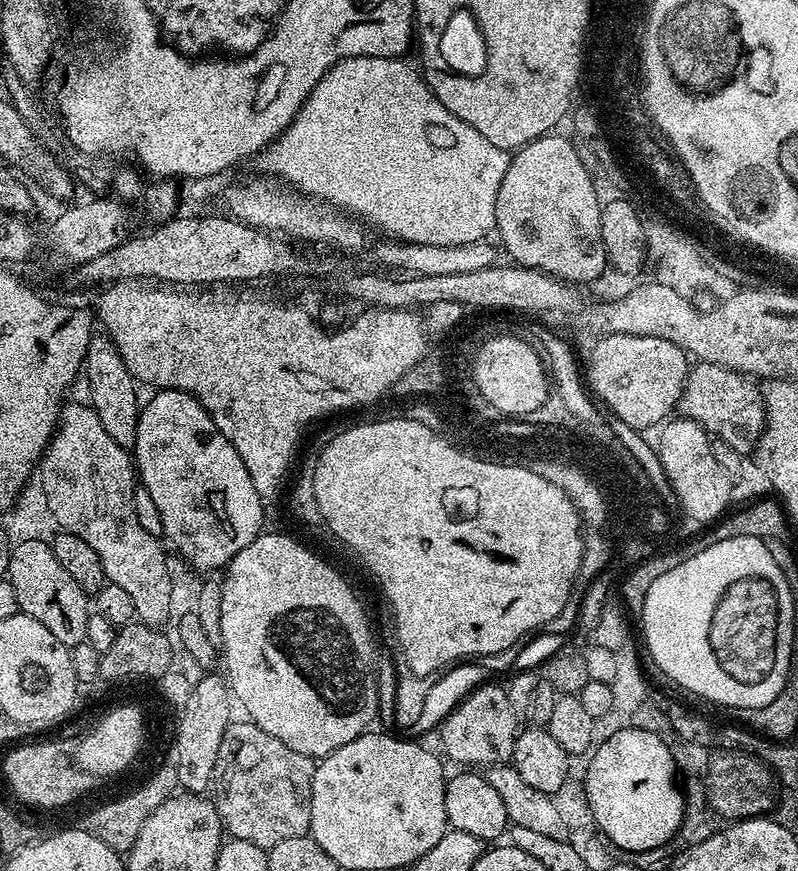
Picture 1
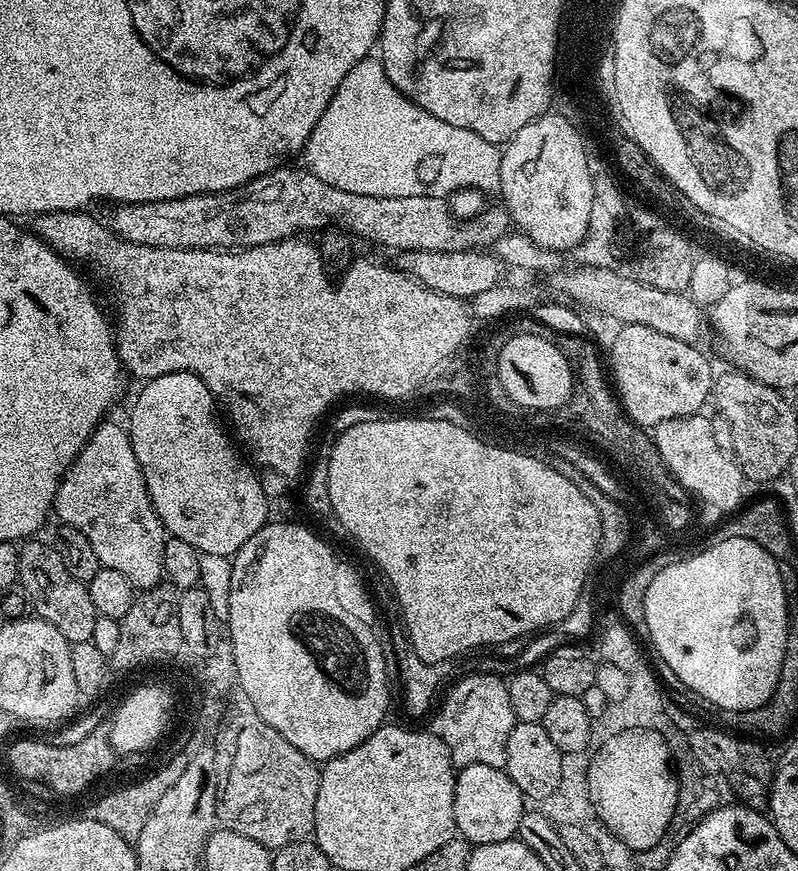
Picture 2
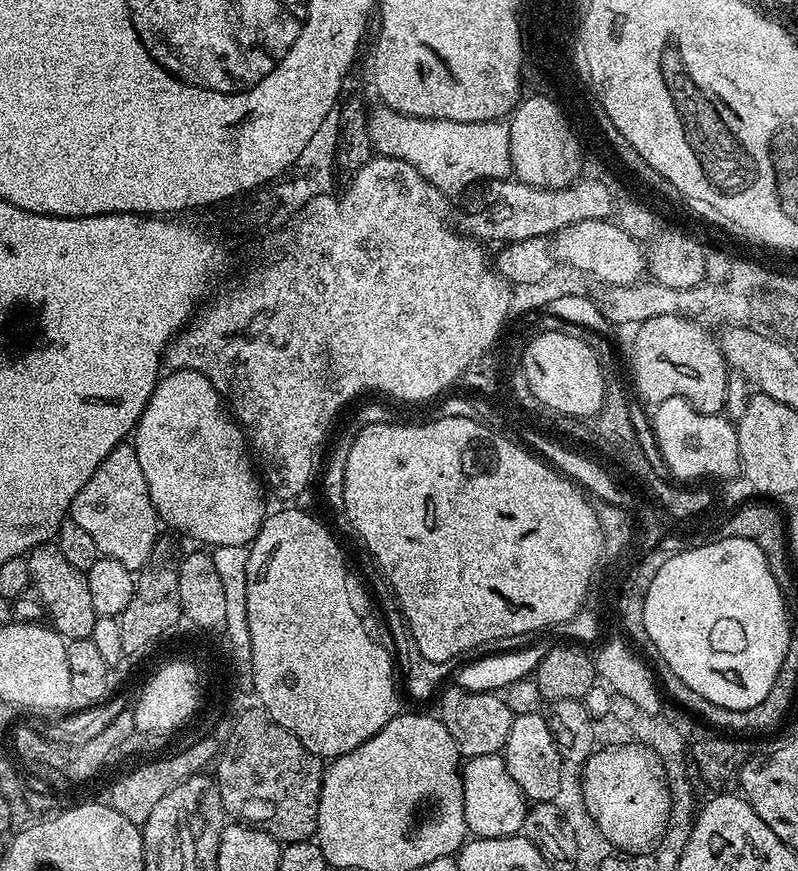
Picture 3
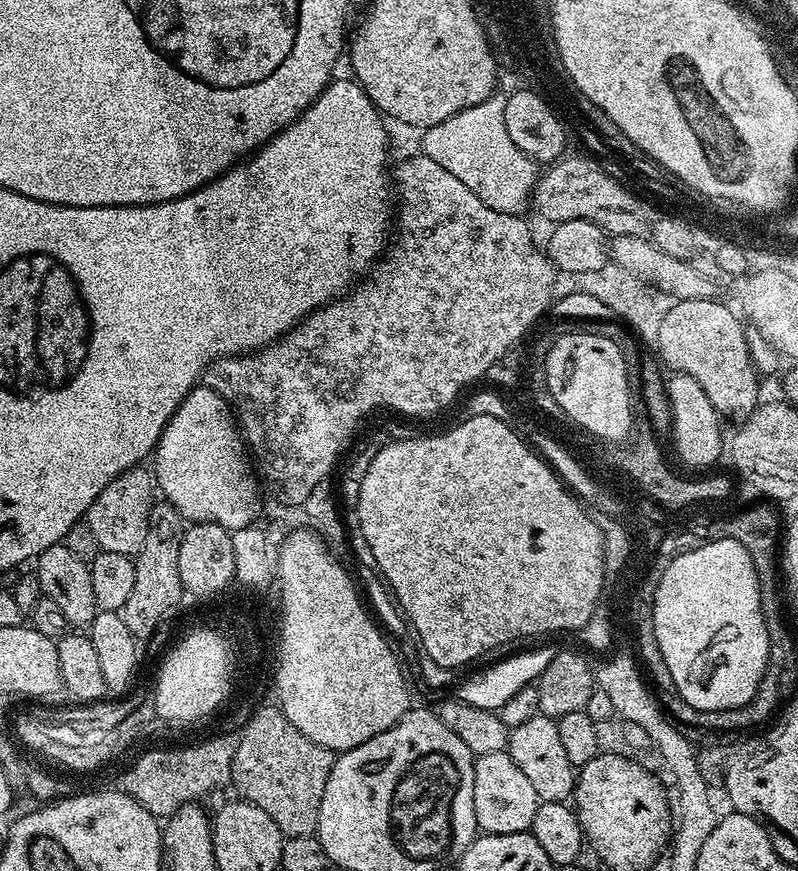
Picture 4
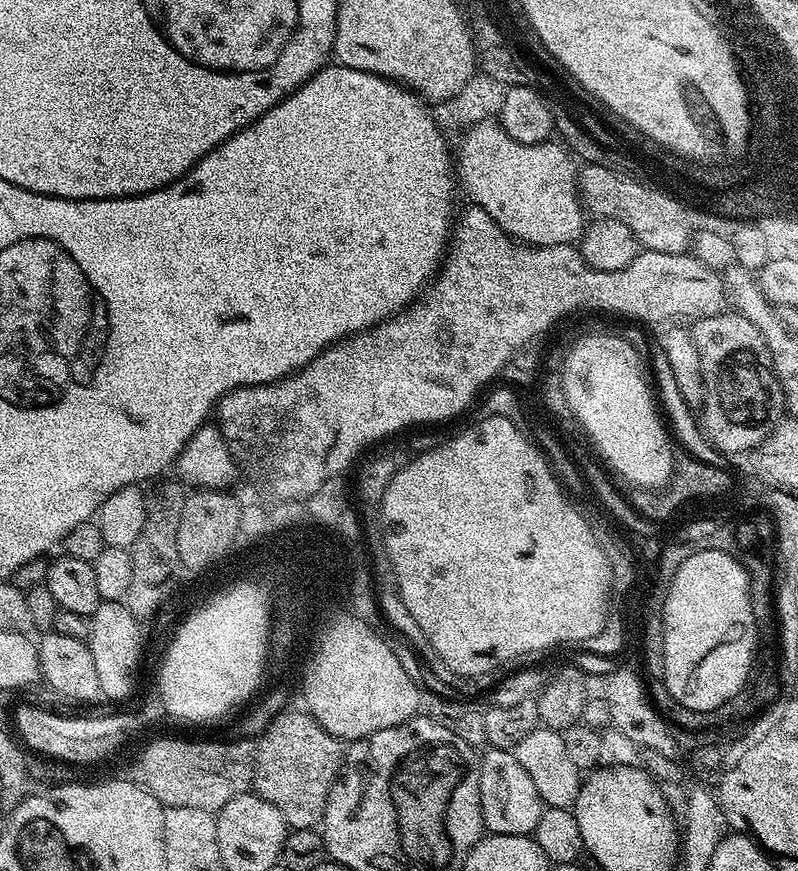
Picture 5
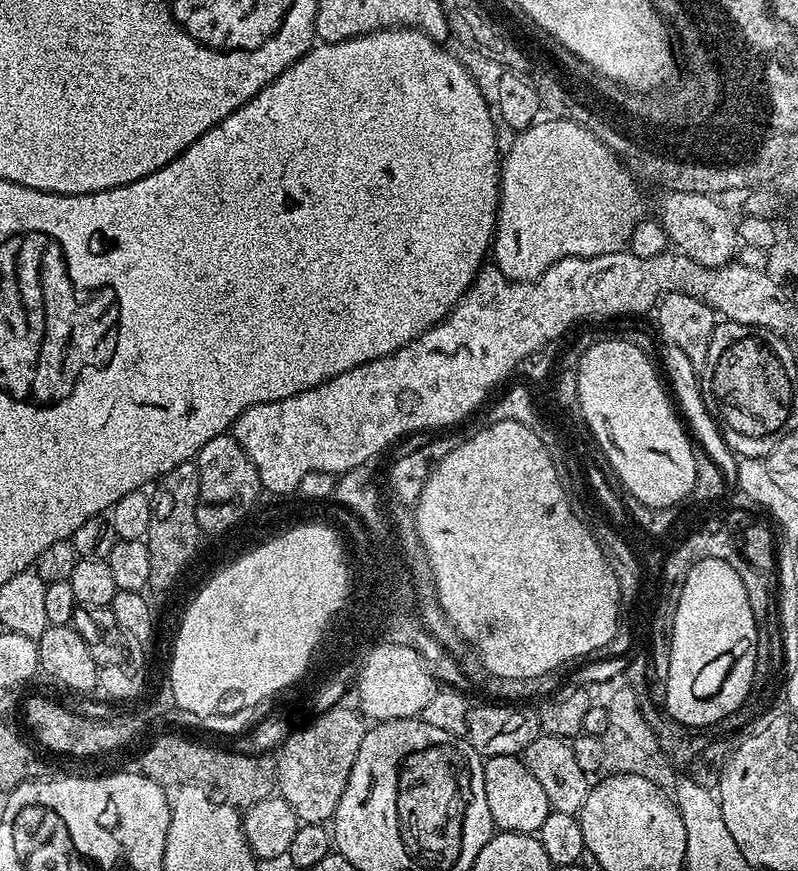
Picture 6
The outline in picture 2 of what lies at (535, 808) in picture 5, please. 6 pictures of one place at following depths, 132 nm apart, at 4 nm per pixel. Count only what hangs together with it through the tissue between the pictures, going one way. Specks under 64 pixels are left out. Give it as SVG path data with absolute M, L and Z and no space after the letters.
M475 764L457 771L454 786L454 822L457 833L467 840L469 845L493 844L513 839L525 811L526 797L518 790L518 786L514 786L503 768Z

